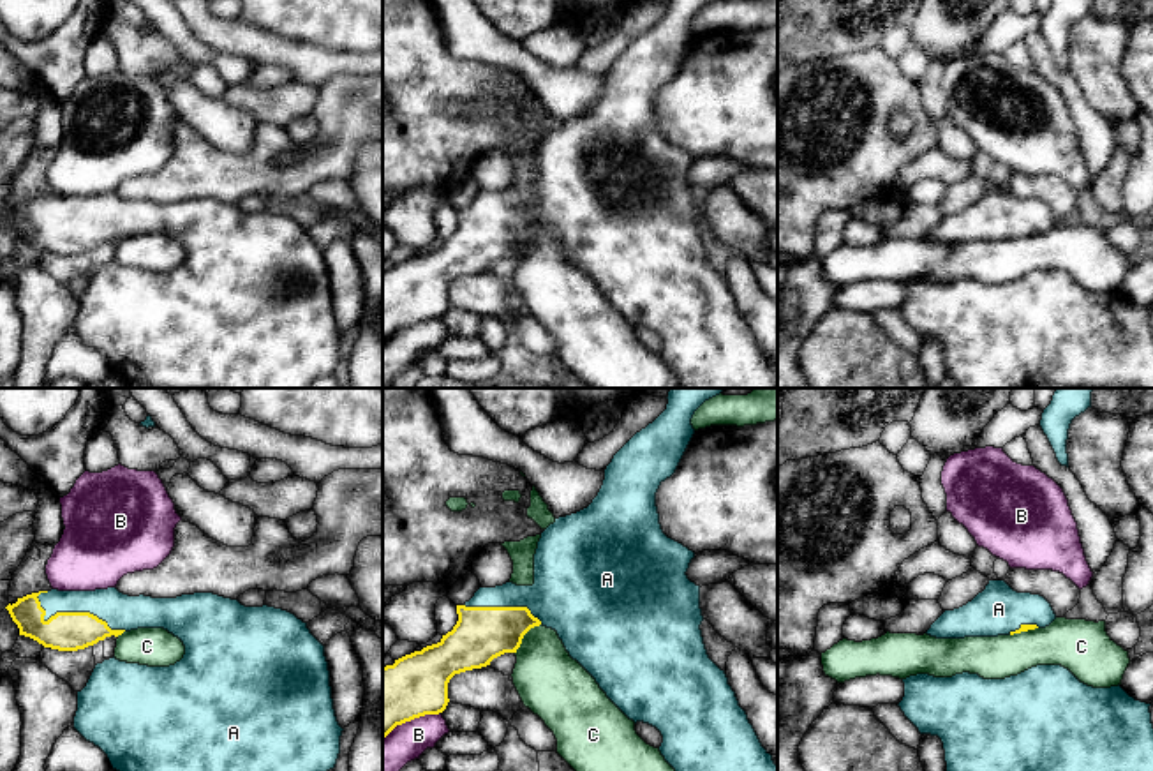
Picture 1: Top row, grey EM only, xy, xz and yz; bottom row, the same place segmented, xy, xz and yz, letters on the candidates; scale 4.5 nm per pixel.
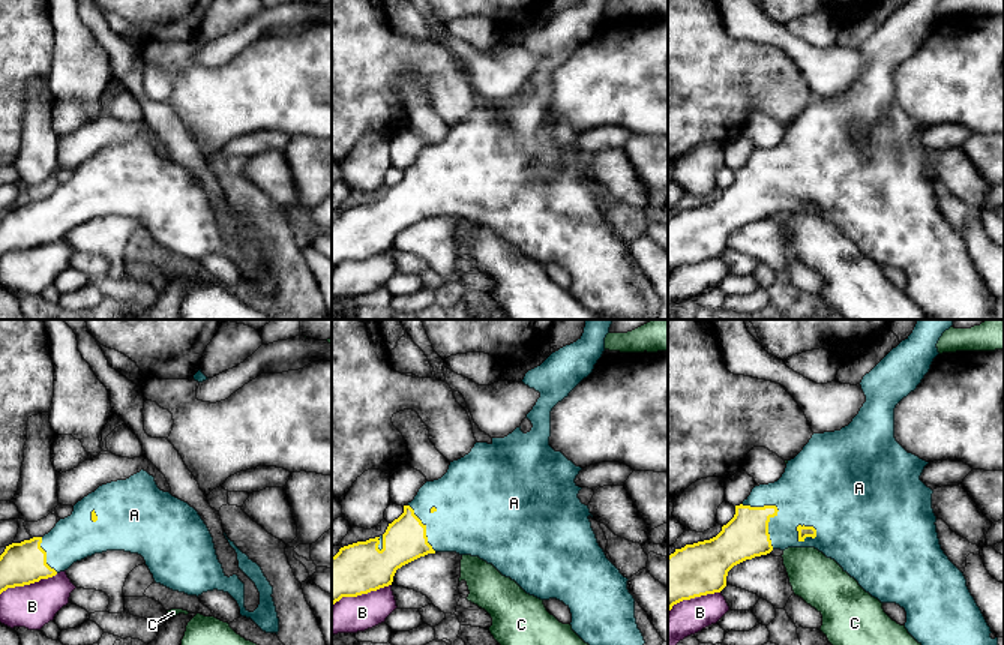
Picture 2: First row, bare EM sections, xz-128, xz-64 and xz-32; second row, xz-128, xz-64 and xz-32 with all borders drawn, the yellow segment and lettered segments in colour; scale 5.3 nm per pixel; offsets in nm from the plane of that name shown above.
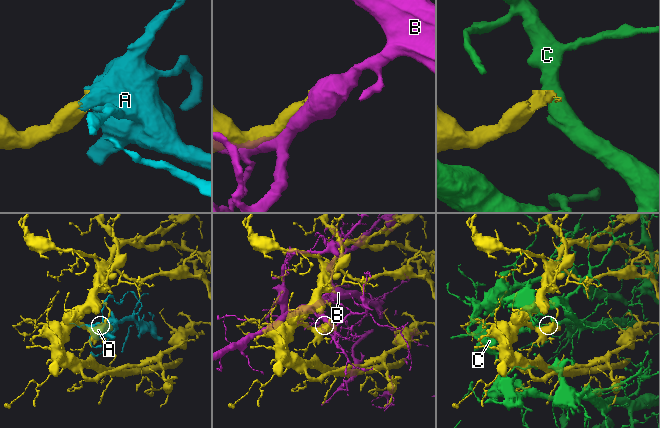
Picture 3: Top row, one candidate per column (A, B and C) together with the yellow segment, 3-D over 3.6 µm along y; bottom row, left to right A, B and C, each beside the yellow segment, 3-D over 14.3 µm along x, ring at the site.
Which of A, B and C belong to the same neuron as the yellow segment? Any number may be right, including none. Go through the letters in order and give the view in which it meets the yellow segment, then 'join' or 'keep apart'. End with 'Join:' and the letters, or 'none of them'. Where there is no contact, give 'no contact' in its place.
A: contact in xy; join
B: contact in xz; keep apart
C: contact in xz; keep apart
Join: A

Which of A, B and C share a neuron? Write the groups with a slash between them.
A / B / C

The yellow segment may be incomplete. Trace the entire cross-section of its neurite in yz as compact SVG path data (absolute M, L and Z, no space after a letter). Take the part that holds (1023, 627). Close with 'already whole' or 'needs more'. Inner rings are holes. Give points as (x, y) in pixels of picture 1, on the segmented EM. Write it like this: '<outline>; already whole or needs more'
M989 580L971 602L945 610L926 633L936 639L998 637L1045 628L1054 619L1044 596L1017 593L1005 580Z; needs more

